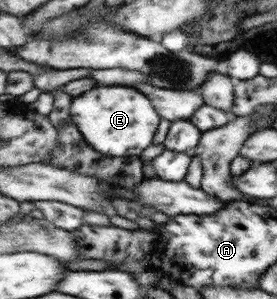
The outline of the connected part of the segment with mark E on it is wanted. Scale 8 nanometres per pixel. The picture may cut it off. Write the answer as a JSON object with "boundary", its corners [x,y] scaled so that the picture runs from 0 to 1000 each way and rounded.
{"boundary":[[[361,288],[332,298],[271,328],[260,391],[339,498],[404,525],[433,525],[433,535],[477,522],[509,525],[556,478],[556,458],[578,431],[578,378],[549,331],[484,291]]]}

